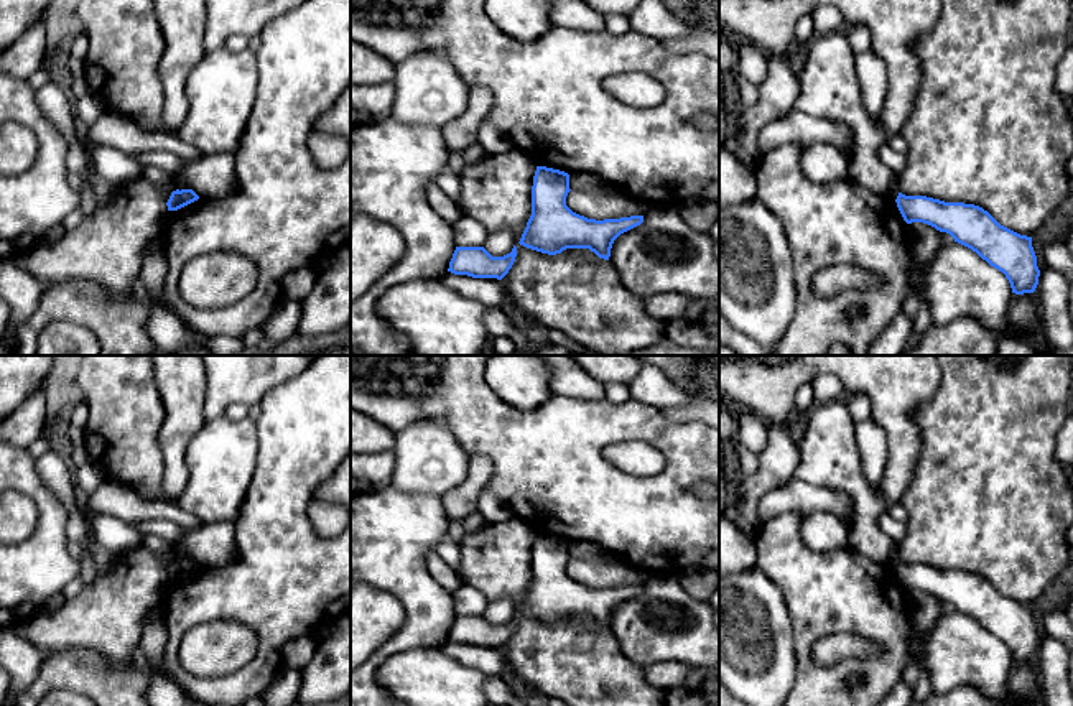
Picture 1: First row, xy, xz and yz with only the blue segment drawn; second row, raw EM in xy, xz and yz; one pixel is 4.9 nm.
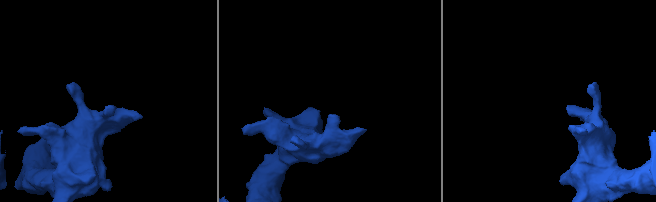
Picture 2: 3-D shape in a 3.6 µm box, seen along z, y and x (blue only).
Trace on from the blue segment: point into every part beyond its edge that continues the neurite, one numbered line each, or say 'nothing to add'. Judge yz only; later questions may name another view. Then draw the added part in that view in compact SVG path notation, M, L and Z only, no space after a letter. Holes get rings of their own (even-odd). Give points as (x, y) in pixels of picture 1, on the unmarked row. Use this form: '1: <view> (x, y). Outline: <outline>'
nothing to add

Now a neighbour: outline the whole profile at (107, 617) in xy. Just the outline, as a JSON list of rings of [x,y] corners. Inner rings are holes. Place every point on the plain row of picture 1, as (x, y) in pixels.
[[[140,545],[115,555],[110,569],[61,609],[39,609],[13,627],[44,657],[82,648],[99,652],[112,665],[130,665],[143,622],[160,607],[166,586],[163,558]]]

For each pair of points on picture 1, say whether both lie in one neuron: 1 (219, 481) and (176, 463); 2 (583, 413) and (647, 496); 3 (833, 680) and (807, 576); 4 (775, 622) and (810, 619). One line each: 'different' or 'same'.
1: different
2: same
3: same
4: different

